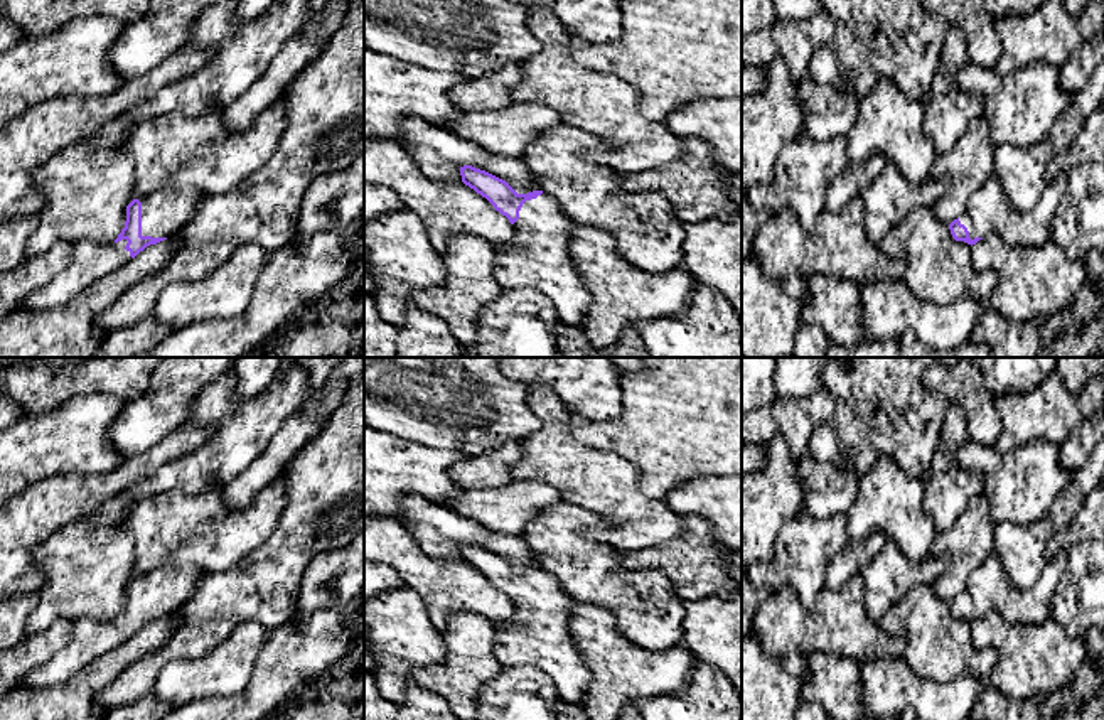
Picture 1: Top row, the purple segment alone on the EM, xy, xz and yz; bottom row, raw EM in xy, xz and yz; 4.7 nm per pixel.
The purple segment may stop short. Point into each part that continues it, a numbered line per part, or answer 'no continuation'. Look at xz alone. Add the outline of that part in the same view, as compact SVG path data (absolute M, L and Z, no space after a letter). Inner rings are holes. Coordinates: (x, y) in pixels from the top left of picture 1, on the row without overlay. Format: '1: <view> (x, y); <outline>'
1: xz (540, 638); M543 570L523 582L512 604L516 622L496 626L496 659L502 668L539 669L556 685L561 701L580 705L592 685L592 671L568 629L575 600Z

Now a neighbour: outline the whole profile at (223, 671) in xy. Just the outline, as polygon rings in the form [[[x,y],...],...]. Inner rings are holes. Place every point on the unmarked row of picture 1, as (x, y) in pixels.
[[[246,621],[199,658],[165,664],[153,695],[174,708],[209,696],[234,696],[249,681],[258,654],[270,631],[258,621]]]

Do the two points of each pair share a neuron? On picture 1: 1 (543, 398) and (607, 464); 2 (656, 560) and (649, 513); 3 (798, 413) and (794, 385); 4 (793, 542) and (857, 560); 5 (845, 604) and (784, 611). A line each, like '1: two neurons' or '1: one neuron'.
1: one neuron
2: two neurons
3: two neurons
4: two neurons
5: one neuron

